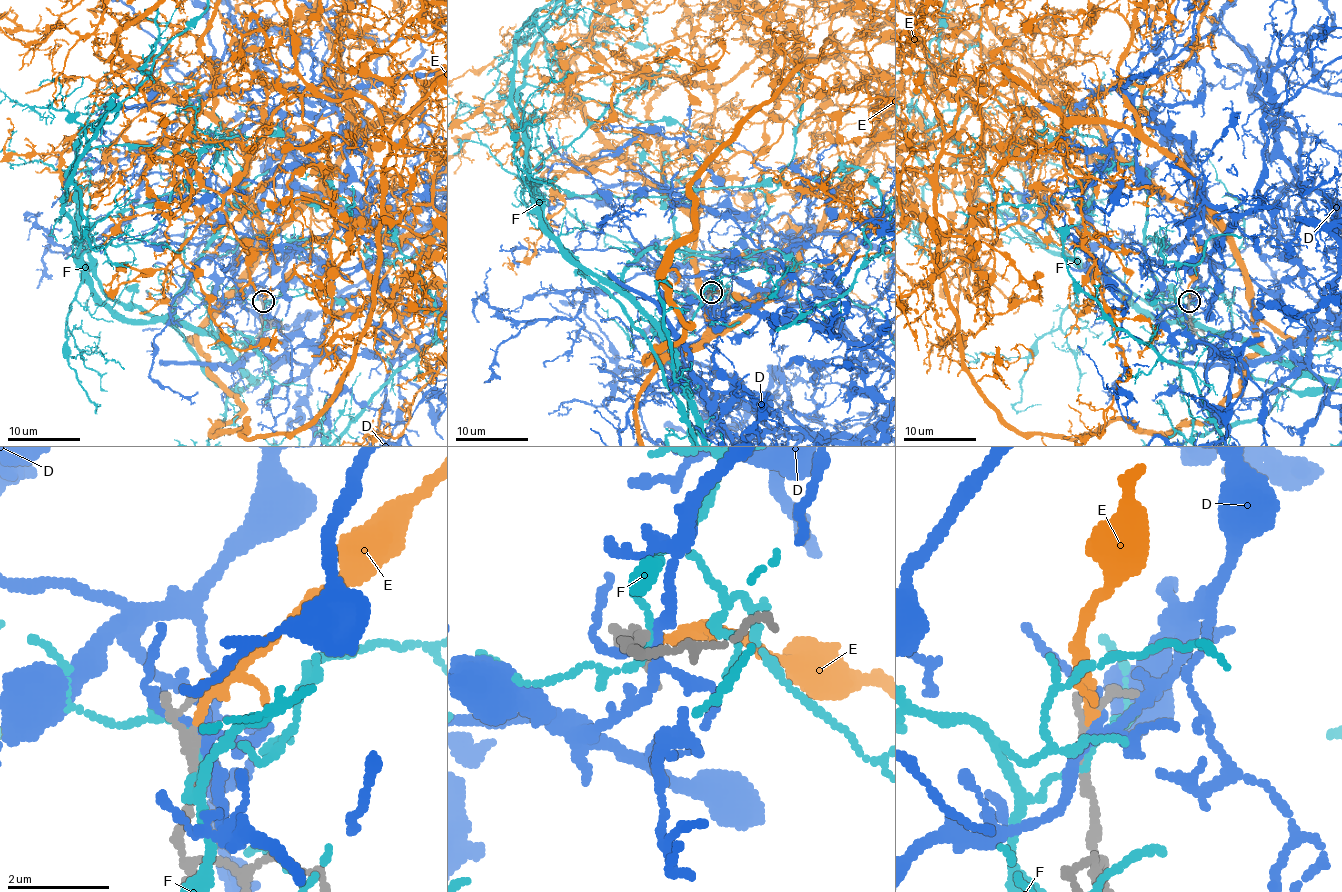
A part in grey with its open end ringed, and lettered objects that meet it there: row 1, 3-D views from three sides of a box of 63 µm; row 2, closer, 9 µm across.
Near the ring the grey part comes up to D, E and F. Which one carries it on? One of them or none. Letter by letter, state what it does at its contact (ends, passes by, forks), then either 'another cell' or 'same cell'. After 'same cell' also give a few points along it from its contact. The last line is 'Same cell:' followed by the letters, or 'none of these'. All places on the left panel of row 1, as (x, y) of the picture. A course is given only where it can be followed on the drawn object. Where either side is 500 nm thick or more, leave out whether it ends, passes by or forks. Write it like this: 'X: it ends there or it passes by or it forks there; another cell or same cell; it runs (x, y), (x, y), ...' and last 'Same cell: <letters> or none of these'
D: it forks there; another cell
E: it ends there; same cell; it runs (263, 301), (310, 257), (310, 205), (192, 341), (306, 270), (359, 194), (359, 127)
F: it passes by; another cell
Same cell: E

